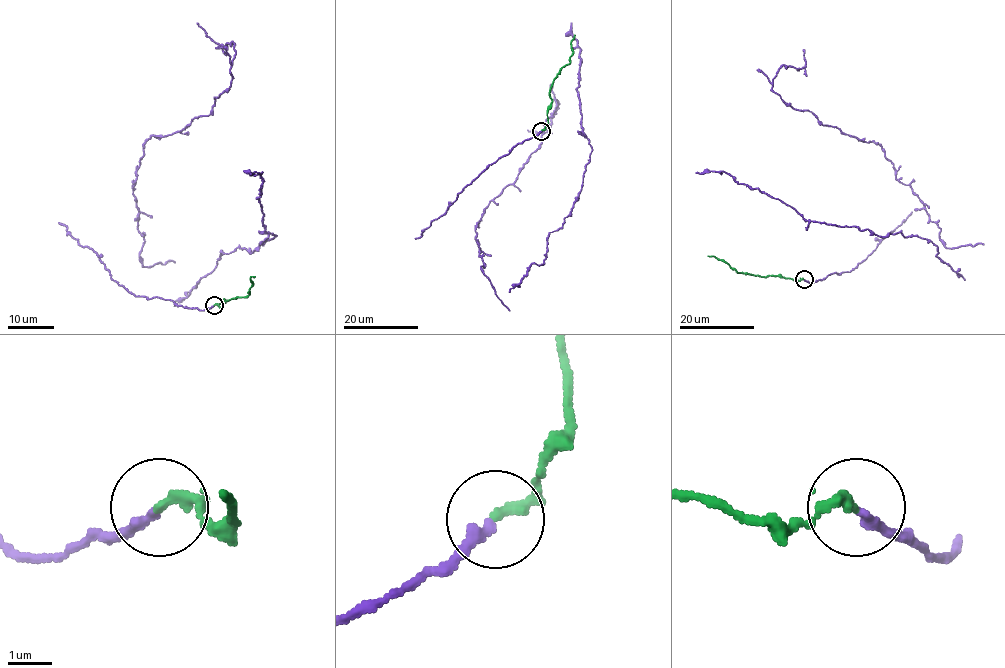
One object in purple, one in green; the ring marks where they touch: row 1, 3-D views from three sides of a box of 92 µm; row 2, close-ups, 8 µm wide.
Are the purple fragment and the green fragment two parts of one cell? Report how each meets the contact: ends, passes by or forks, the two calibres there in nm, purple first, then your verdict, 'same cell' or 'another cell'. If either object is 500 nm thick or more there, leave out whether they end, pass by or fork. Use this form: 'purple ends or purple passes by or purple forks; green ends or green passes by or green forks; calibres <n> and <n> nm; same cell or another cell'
purple ends; green ends; calibres 240 and 240 nm; same cell

